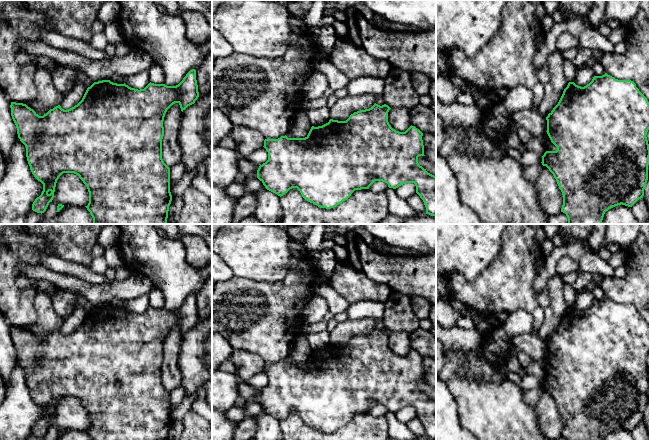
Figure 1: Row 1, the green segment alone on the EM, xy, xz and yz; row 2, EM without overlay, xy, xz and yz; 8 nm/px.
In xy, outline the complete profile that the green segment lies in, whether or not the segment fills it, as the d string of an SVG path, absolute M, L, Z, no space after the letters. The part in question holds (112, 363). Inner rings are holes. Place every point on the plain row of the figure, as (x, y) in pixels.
M190 294L183 304L176 310L167 310L165 308L149 307L144 313L131 312L128 309L113 307L110 304L94 306L87 312L82 324L74 331L64 334L60 329L50 333L43 340L39 340L33 333L23 327L11 326L11 340L17 352L17 358L20 365L26 370L26 381L30 394L34 401L43 408L43 415L32 428L32 434L37 437L44 437L54 422L54 416L57 404L63 397L74 397L79 400L87 410L89 416L89 427L87 434L91 440L168 440L169 430L172 425L170 416L170 392L162 383L162 363L164 360L163 345L167 334L175 327L180 329L183 336L188 330L195 327L199 321L198 309L196 304L196 294Z

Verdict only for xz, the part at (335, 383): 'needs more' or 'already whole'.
already whole

